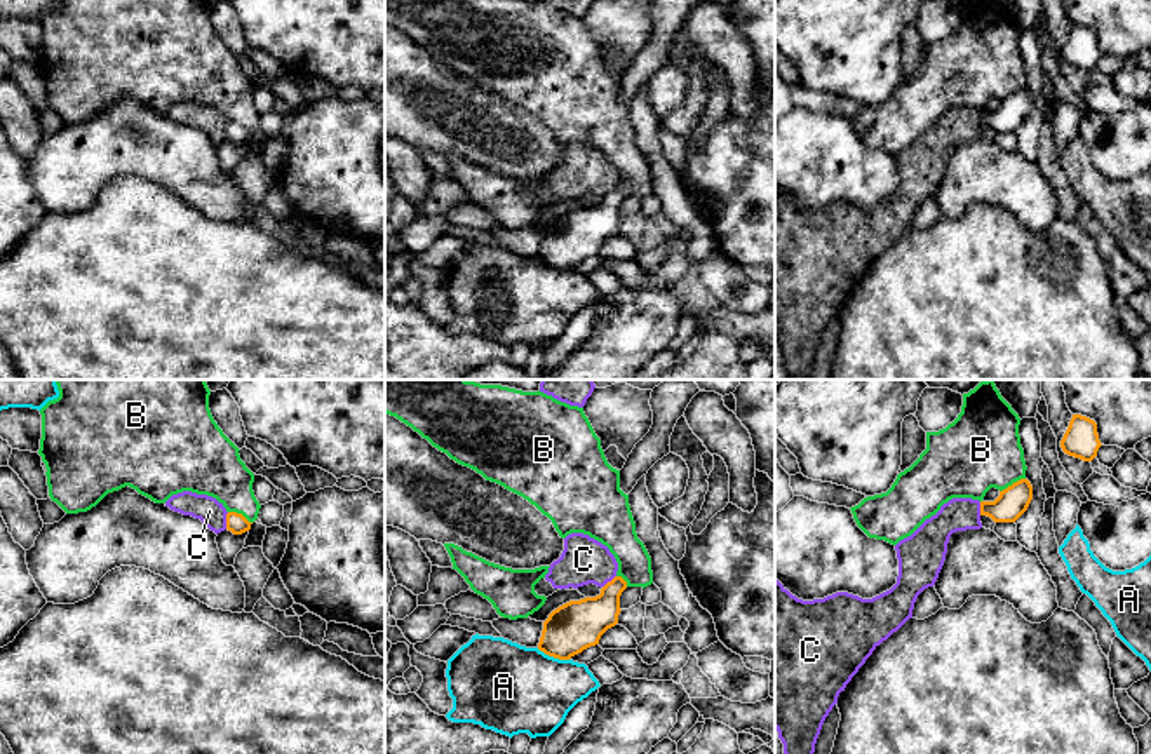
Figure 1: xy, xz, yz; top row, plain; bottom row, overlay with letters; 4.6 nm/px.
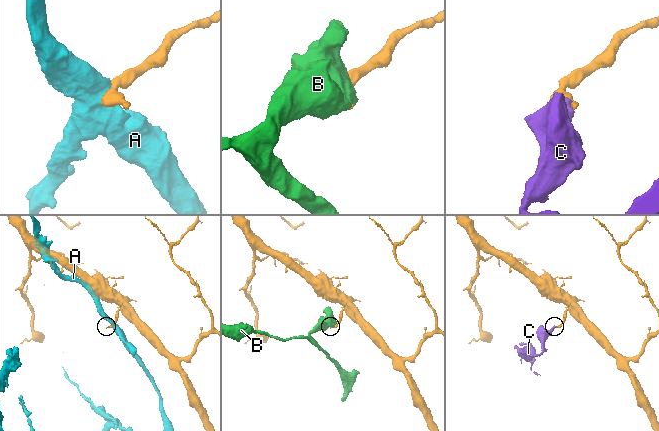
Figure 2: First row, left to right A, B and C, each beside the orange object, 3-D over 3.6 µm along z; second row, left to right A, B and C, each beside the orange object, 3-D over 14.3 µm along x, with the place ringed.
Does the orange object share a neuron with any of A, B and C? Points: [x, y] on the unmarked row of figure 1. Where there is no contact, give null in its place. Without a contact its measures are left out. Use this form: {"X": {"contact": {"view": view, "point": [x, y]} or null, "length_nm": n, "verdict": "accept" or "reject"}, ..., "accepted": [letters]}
{"A": {"contact": {"view": "xz", "point": [552, 265]}, "length_nm": 160, "verdict": "reject"}, "B": {"contact": {"view": "yz", "point": [1014, 93]}, "length_nm": 140, "verdict": "reject"}, "C": {"contact": {"view": "xy", "point": [227, 131]}, "length_nm": 80, "verdict": "reject"}, "accepted": []}

